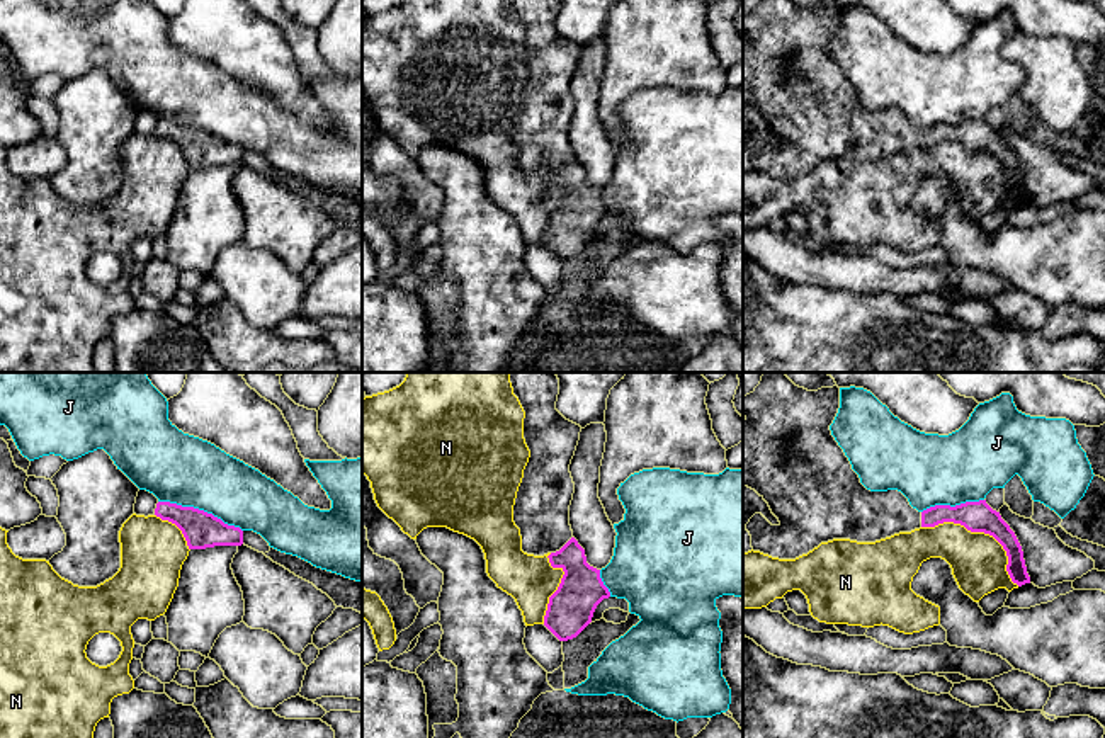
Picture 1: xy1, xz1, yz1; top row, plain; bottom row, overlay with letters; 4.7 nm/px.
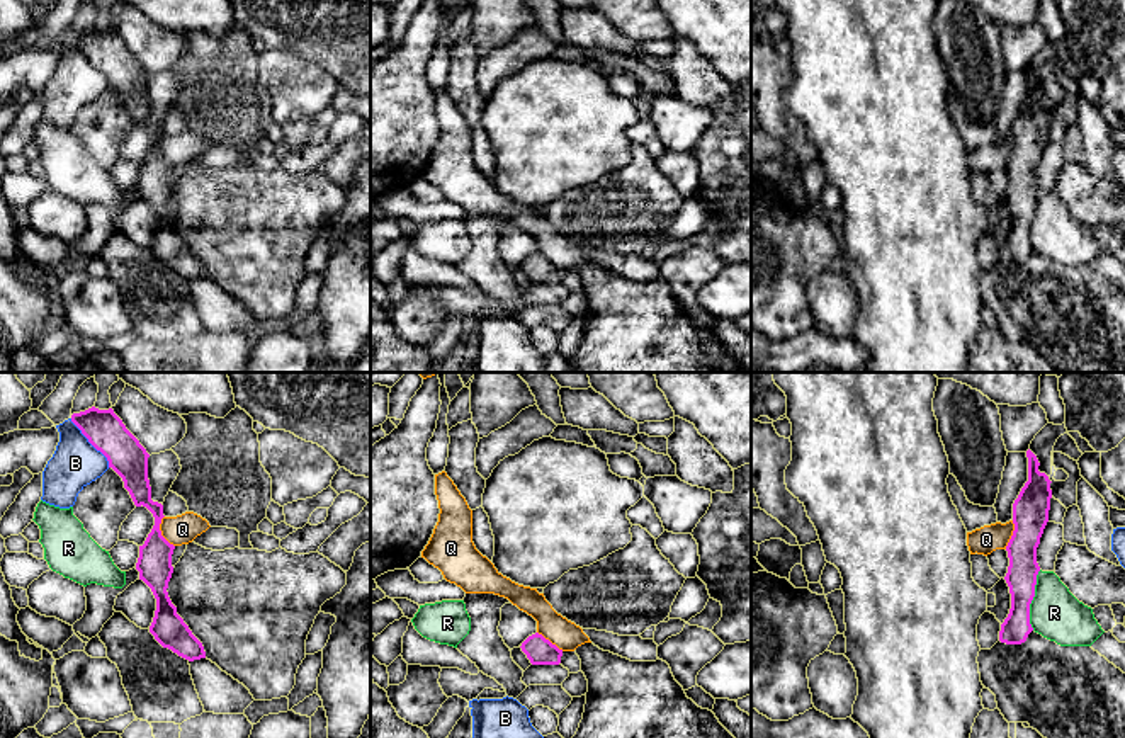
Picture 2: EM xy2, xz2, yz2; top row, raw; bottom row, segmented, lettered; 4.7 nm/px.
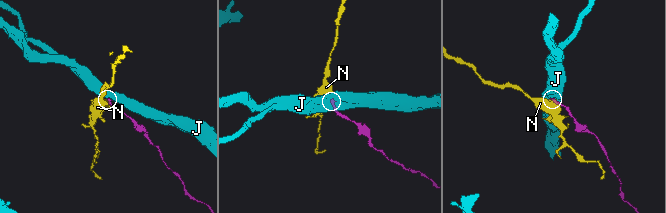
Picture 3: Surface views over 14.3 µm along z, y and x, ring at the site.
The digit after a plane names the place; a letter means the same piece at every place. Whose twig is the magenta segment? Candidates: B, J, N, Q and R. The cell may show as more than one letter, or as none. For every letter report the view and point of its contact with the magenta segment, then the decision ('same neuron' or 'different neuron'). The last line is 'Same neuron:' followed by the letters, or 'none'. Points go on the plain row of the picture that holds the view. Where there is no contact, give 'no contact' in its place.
B: xy2 (90, 62) | different neuron
J: xy1 (201, 130) | different neuron
N: yz1 (983, 150) | different neuron
Q: xy2 (160, 150) | different neuron
R: yz2 (1032, 218) | different neuron
Same neuron: none

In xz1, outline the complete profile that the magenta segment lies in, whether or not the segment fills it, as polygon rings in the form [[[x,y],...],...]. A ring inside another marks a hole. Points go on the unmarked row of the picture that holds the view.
[[[510,0],[524,37],[524,58],[530,70],[513,124],[522,170],[547,175],[564,190],[549,216],[544,245],[559,258],[576,257],[593,236],[597,224],[610,216],[600,189],[586,182],[585,168],[573,156],[570,124],[575,102],[570,83],[581,46],[558,29],[559,0]]]

